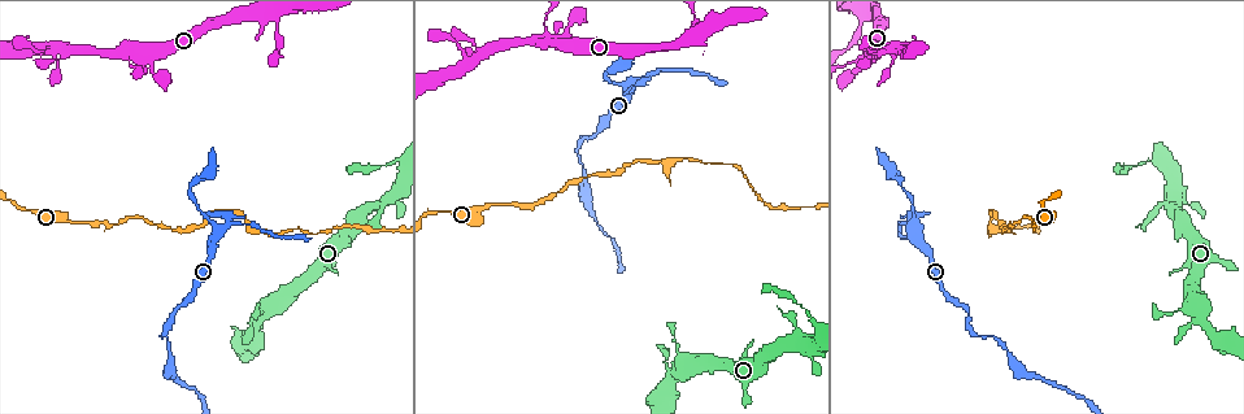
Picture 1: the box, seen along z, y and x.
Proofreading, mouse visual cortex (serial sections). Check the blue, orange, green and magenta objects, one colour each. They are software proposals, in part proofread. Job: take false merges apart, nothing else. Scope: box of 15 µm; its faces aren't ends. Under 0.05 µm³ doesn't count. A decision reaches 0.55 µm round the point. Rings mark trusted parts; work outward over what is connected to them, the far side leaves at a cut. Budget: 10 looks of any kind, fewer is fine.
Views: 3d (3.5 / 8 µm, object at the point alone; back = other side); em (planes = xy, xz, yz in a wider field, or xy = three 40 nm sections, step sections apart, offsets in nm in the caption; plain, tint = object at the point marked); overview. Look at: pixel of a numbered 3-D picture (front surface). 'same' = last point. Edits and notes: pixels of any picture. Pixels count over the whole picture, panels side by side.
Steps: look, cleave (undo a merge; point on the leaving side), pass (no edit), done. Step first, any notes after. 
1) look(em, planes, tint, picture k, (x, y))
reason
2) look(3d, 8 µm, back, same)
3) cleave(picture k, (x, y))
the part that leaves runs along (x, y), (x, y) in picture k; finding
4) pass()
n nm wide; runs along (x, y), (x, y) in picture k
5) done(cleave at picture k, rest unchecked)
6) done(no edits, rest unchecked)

look(3d, 3.5 µm, picture 1, (873, 60))
abrupt turn

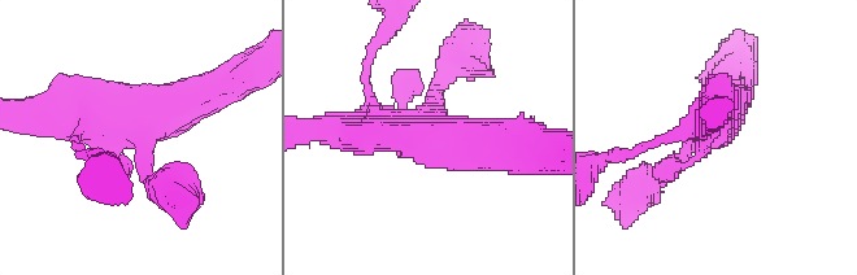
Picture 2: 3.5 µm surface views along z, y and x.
look(em, xy, step 2, tint, picture 2, (125, 127))
now the EM

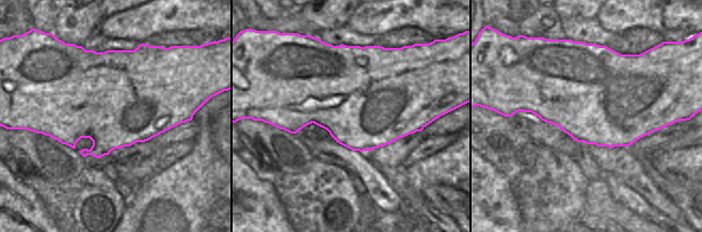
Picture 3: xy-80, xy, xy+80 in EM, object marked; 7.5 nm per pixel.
pass()
runs along (726, 96), (713, 129), (660, 180) in picture 2; one cell here

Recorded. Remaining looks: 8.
look(3d, 3.5 µm, picture 1, (219, 228))
sharp bend

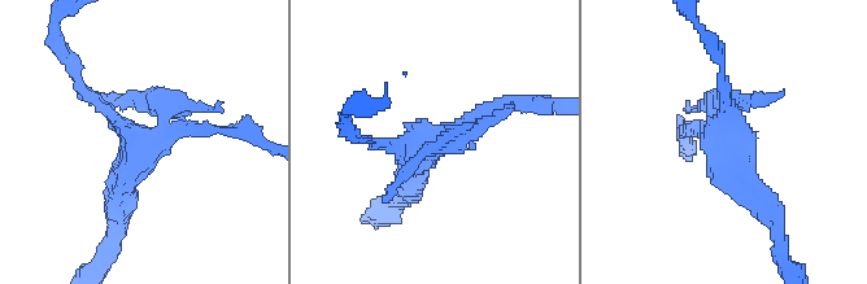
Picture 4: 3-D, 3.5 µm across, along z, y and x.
pass()
4 arms; arms of 150, 200, 200, 350 nm; runs along (774, 215), (727, 164), (720, 84) in picture 4; continuous, no second cell

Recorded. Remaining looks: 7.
look(3d, 3.5 µm, picture 1, (990, 218))
thin neck

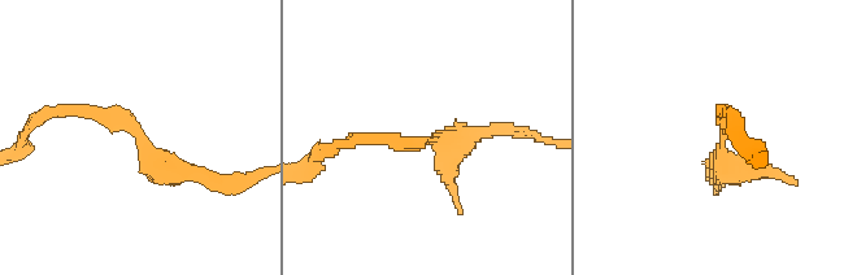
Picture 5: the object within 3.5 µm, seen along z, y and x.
look(em, planes, tint, picture 5, (723, 141))
shape alone is not enough

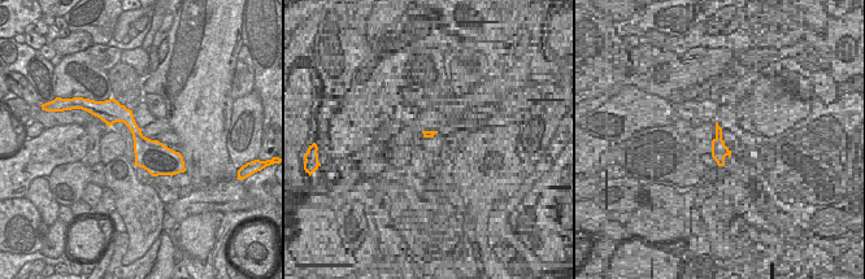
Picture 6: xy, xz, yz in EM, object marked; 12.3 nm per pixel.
look(em, xy, step 2, tint, same)
another direction

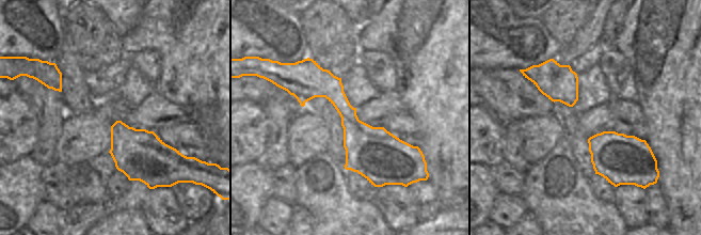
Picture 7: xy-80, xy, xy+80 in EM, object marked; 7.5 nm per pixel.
pass()
all the same cell

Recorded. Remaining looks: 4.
look(3d, 3.5 µm, picture 1, (719, 162))
a narrow waist

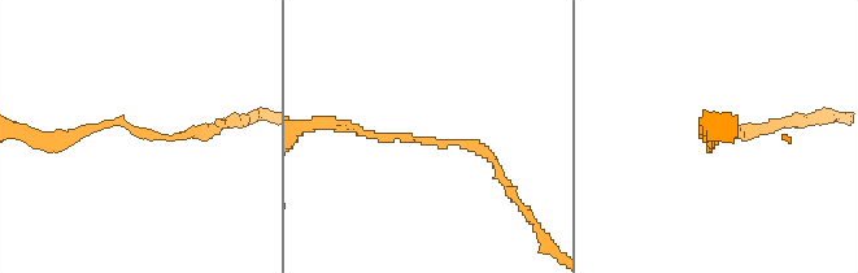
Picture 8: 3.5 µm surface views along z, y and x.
look(em, xy, step 3, plain, picture 8, (423, 141))
arms of 150, 150 nm; now the EM

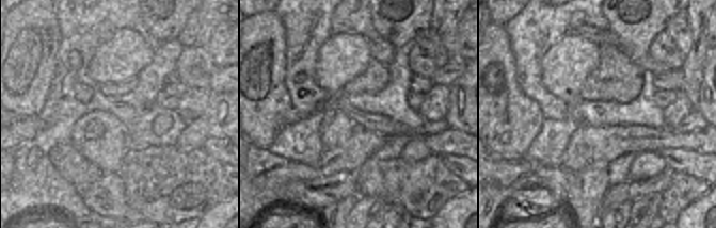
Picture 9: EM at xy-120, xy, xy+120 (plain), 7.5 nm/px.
look(em, xy, step 3, tint, same)
where the object lies

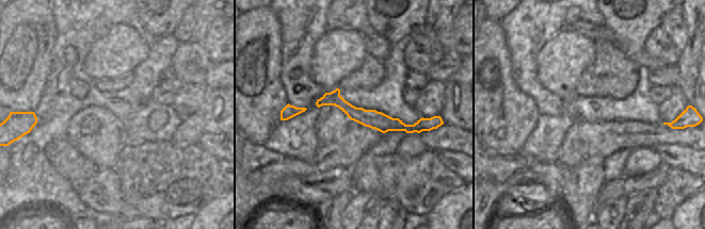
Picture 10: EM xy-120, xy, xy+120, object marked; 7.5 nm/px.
pass()
140 nm wide; runs along (343, 128), (474, 144), (497, 170) in picture 8; one cell here

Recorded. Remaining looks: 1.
done(no edits, rest unchecked)

